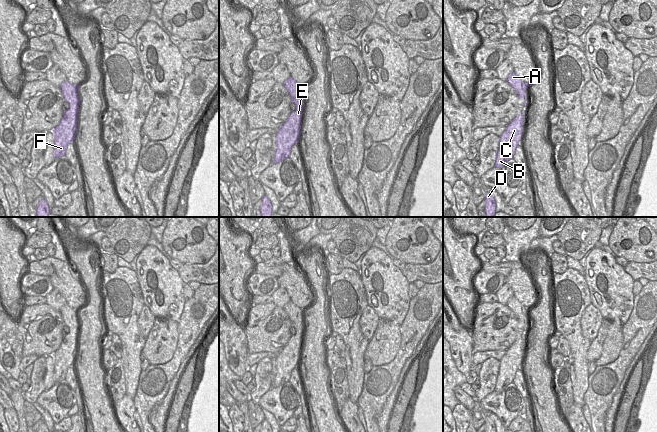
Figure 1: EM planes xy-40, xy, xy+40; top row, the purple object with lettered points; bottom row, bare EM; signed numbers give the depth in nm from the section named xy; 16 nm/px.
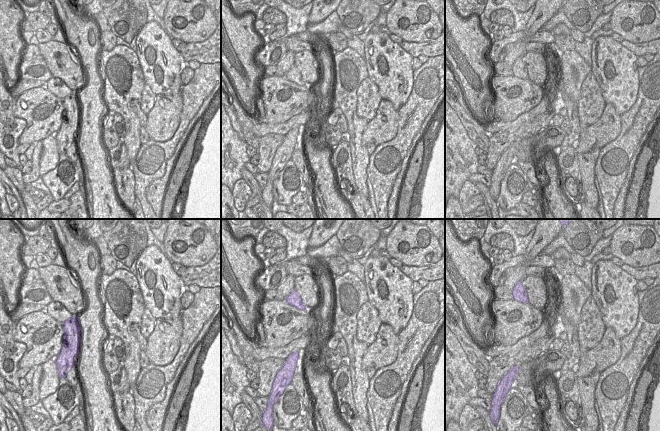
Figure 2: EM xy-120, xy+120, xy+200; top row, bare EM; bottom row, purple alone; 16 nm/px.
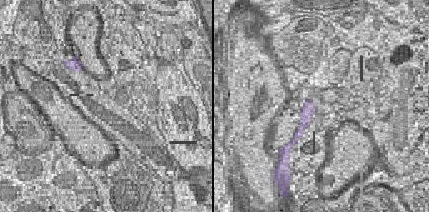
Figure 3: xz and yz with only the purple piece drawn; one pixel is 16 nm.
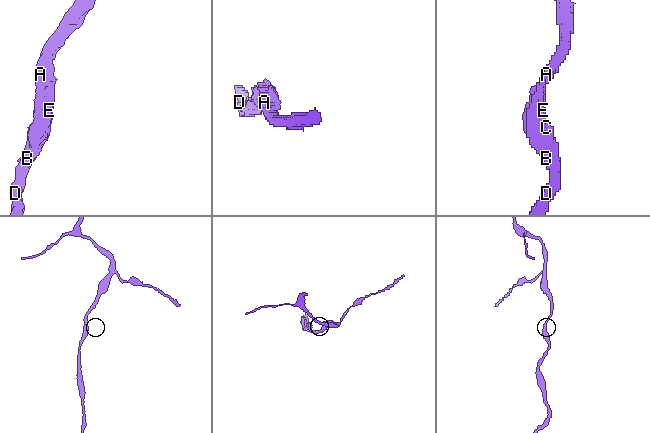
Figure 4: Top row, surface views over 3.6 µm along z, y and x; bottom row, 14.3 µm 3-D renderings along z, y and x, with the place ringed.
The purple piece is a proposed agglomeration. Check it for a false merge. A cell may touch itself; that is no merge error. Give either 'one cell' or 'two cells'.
one cell

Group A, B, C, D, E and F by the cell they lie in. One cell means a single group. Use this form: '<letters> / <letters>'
A B C D E F

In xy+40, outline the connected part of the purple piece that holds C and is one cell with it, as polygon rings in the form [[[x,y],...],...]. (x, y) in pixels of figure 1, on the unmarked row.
[[[524,334],[516,340],[506,351],[506,354],[500,360],[499,373],[496,380],[496,392],[502,392],[515,378],[516,371],[519,369],[524,347]]]

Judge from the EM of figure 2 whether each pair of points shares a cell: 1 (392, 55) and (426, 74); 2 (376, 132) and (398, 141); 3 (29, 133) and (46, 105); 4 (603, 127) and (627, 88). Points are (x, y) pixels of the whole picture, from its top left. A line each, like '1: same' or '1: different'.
1: different
2: different
3: same
4: different

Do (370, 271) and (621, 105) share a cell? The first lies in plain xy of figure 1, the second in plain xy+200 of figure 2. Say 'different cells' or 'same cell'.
same cell

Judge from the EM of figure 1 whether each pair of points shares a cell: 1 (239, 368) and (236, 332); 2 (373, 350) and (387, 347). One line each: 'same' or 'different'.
1: same
2: same

